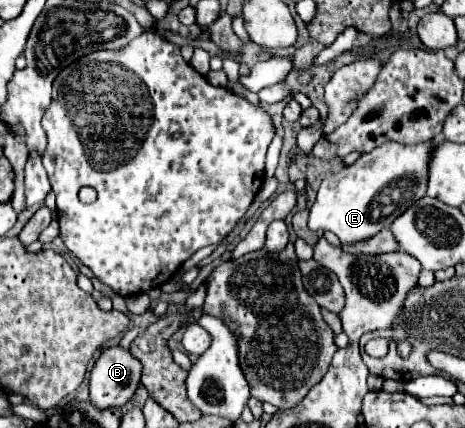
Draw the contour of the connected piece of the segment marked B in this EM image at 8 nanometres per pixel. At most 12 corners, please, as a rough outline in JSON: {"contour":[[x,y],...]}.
{"contour":[[106,349],[90,375],[100,411],[124,407],[140,385],[140,361]]}

